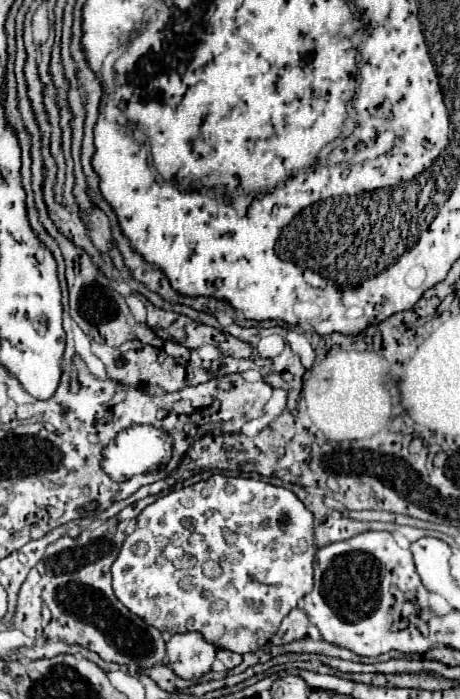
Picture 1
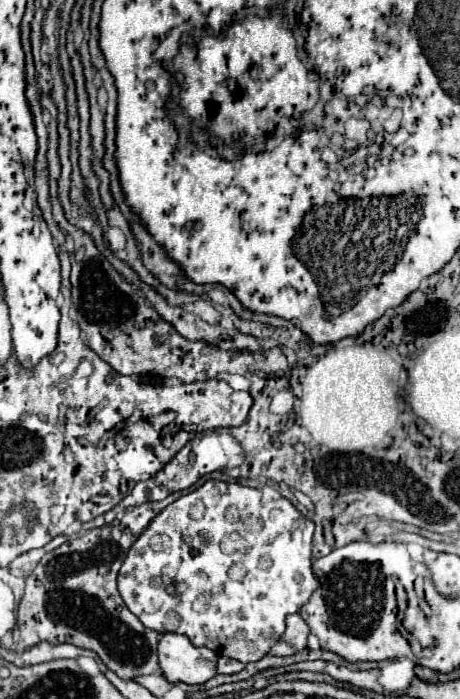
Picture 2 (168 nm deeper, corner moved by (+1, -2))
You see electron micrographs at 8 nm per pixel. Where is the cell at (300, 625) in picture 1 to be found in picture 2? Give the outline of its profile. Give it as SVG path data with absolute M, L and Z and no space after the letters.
M292 614L286 618L286 632L280 636L280 640L272 646L272 656L292 656L306 648L306 638L310 634L308 624L302 620L300 614Z

